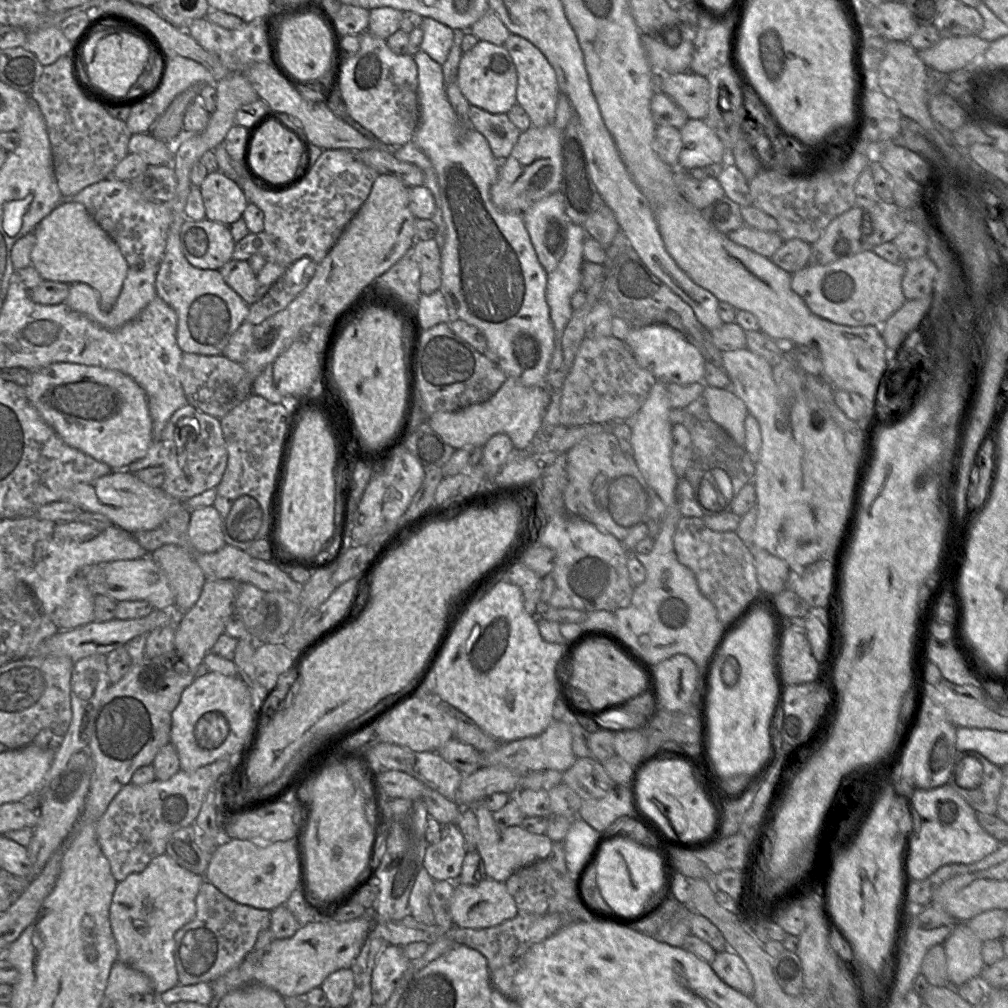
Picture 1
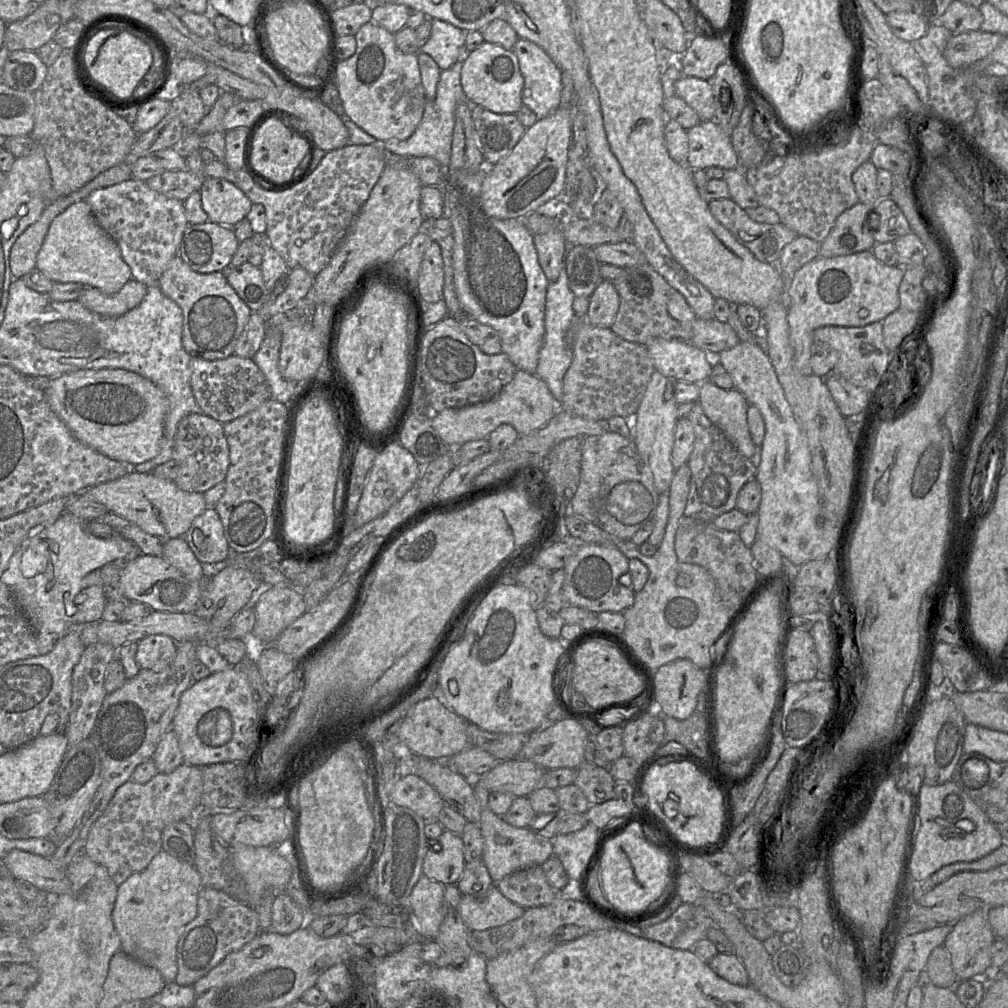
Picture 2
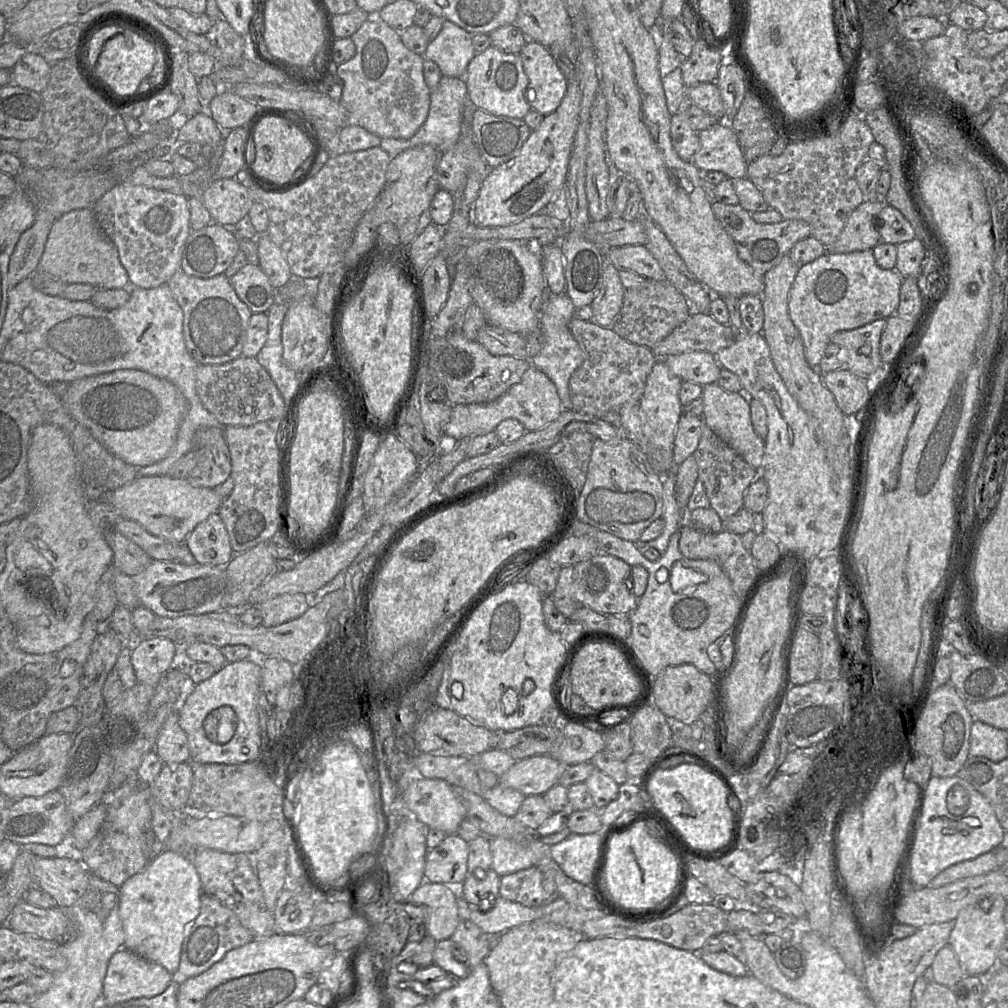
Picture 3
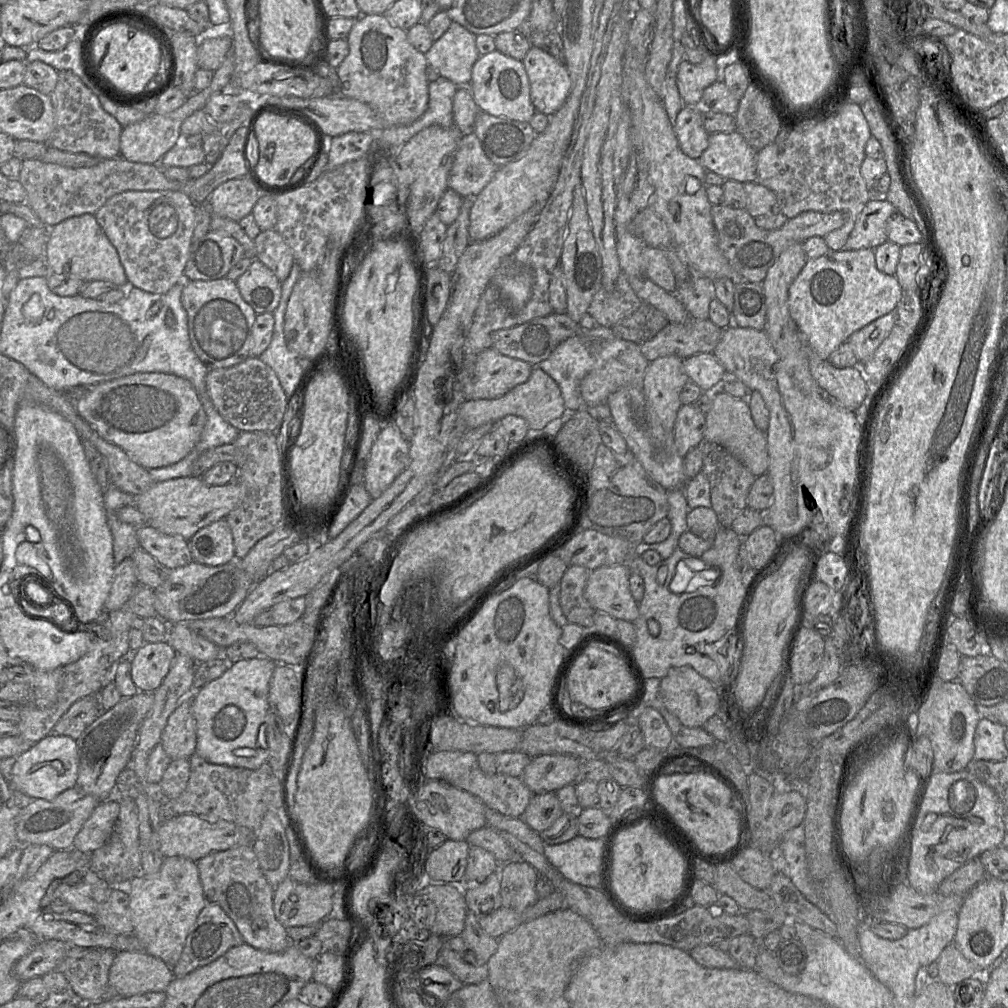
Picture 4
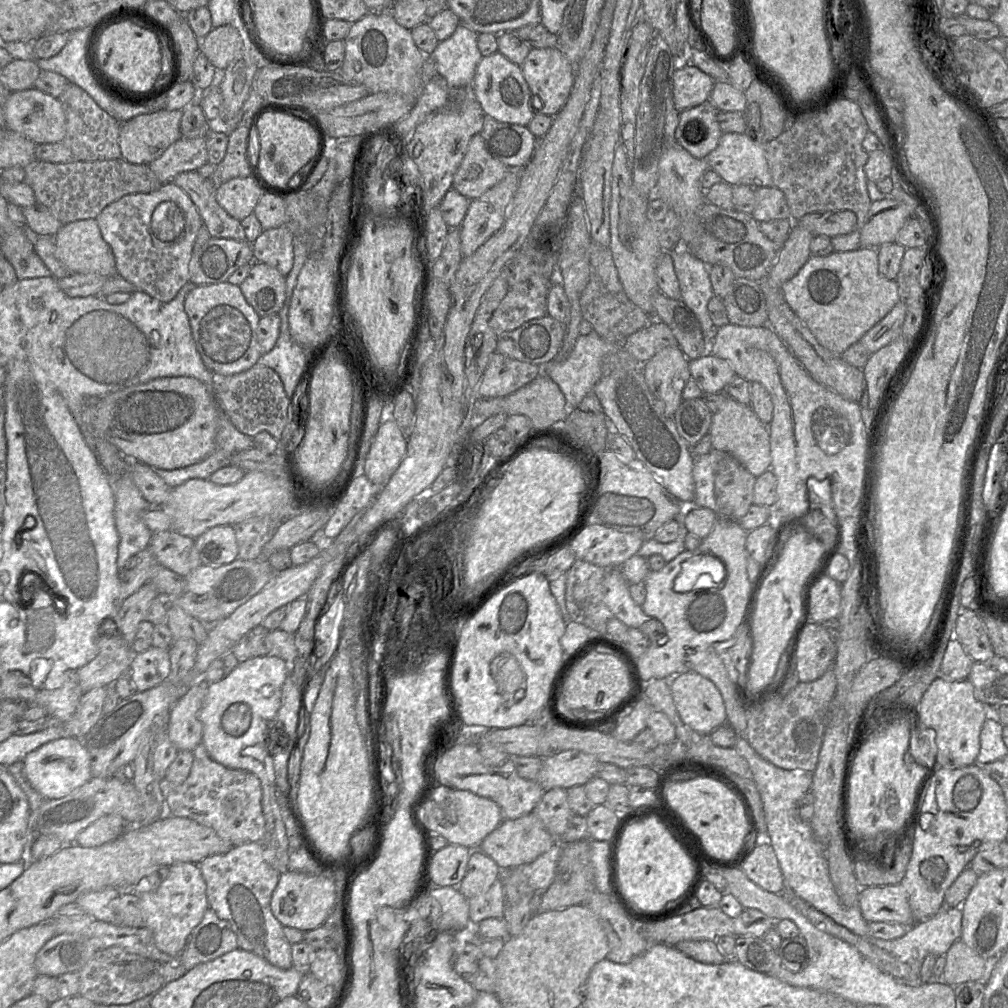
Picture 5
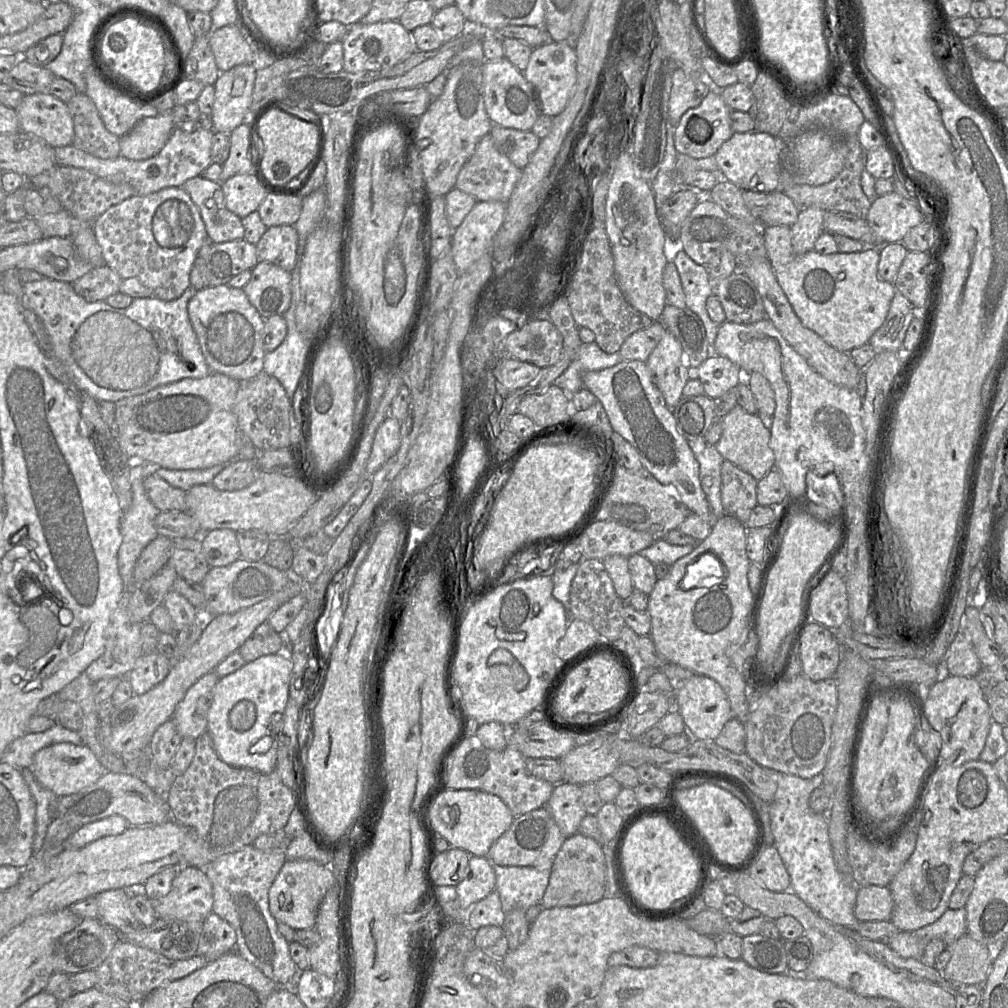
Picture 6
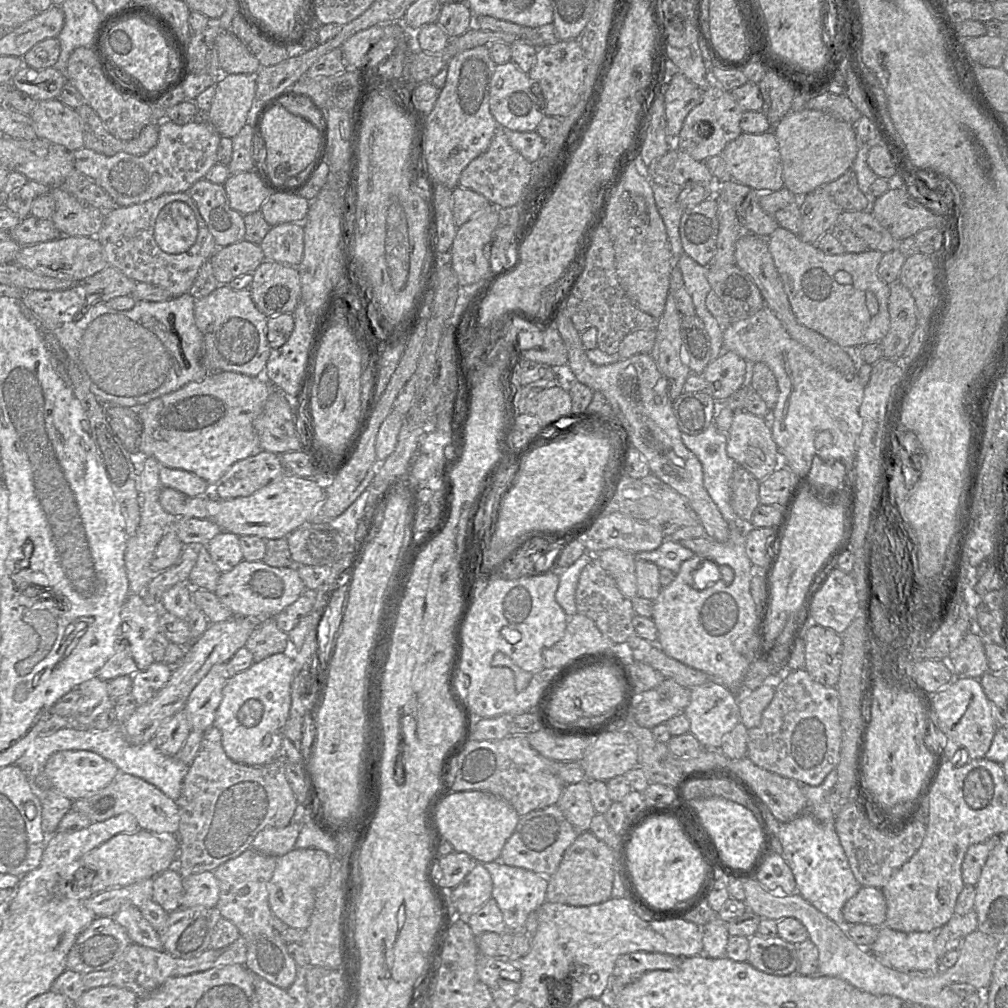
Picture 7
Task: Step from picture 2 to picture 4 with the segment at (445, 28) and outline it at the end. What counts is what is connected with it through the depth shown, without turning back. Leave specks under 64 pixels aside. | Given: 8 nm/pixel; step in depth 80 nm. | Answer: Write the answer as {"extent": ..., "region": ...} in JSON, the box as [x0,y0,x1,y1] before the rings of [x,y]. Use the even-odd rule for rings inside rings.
{"extent":[425,21,480,89],"region":[[[452,21],[448,30],[425,53],[428,66],[458,87],[470,89],[472,68],[480,57],[475,38],[475,34]]]}

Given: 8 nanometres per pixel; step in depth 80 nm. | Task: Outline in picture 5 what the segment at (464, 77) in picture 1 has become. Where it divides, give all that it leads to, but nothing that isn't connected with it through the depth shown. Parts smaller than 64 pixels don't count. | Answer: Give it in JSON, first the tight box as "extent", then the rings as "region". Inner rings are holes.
{"extent":[471,51,535,126],"region":[[[499,51],[482,57],[477,65],[471,88],[485,115],[499,122],[528,126],[535,115],[531,108],[532,93],[521,67]]]}

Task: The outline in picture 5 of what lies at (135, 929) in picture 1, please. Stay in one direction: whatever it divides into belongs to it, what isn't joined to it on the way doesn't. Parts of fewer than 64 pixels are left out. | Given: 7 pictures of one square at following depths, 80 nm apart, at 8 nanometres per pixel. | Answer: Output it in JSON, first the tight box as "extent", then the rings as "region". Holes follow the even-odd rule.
{"extent":[138,862,209,957],"region":[[[178,862],[169,867],[169,874],[154,891],[138,889],[144,927],[153,935],[156,947],[172,957],[179,957],[192,930],[202,921],[209,908],[206,882],[198,864]]]}

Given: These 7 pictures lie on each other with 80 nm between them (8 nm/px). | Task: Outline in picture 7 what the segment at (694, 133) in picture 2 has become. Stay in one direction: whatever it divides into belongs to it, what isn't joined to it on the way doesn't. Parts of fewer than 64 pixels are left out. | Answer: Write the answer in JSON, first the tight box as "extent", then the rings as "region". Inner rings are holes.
{"extent":[721,127,785,193],"region":[[[773,127],[763,134],[742,133],[725,147],[721,156],[731,171],[733,181],[757,193],[773,193],[785,187],[782,159]]]}

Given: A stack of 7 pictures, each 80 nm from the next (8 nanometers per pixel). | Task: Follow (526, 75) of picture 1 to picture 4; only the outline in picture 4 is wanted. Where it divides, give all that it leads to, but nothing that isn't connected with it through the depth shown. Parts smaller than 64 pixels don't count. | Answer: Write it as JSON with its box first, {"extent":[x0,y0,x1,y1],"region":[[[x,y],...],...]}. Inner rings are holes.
{"extent":[522,46,571,116],"region":[[[531,46],[522,60],[536,112],[551,116],[565,102],[571,80],[565,63],[546,51]]]}

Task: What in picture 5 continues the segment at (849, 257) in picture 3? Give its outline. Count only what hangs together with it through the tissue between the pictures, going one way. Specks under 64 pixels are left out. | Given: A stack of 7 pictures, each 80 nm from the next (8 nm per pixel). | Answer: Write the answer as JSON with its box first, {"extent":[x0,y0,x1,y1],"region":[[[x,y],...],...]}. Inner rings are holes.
{"extent":[782,247,901,355],"region":[[[860,247],[856,250],[836,252],[827,256],[810,256],[798,273],[782,286],[784,298],[816,340],[834,355],[841,355],[852,344],[881,321],[901,300],[896,280],[889,280],[878,270],[876,248]]]}

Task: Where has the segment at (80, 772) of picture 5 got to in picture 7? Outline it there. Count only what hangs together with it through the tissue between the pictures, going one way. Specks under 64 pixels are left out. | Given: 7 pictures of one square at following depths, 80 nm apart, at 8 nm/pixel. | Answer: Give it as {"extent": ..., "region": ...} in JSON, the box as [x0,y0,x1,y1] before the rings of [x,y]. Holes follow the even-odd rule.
{"extent":[43,750,119,800],"region":[[[65,750],[52,754],[46,761],[43,774],[50,787],[60,791],[71,800],[88,797],[106,787],[117,775],[119,769],[111,761],[89,750]]]}

